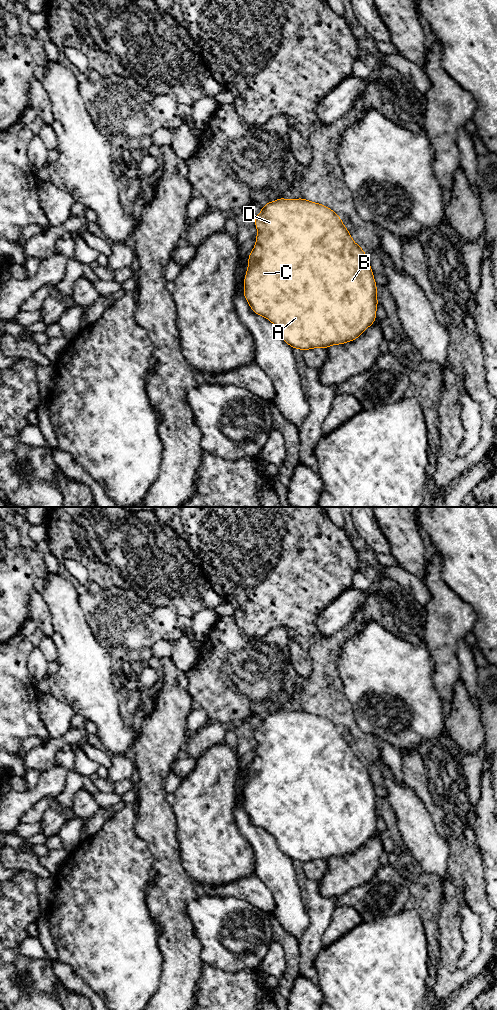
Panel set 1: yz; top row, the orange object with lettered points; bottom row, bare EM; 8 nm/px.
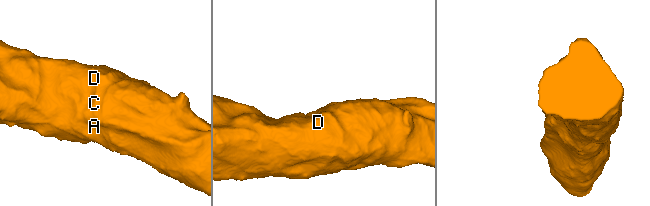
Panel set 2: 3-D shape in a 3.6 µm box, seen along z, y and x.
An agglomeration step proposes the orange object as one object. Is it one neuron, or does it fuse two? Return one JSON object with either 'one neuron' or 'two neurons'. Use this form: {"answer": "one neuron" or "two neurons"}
{"answer": "one neuron"}

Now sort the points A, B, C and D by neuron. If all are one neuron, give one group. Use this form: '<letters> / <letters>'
A B C D

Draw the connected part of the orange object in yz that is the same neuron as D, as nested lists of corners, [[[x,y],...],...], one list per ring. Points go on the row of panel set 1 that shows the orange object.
[[[281,197],[263,205],[254,224],[258,233],[248,257],[244,298],[255,314],[275,325],[285,343],[303,352],[314,348],[327,349],[356,340],[375,323],[378,298],[373,271],[367,254],[354,242],[340,215],[305,198],[288,200]]]

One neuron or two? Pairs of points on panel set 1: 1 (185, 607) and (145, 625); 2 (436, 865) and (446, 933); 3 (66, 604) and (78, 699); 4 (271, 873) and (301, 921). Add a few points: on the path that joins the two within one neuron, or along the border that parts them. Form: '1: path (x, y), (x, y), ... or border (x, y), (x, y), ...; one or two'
1: border (153, 607), (172, 606), (178, 615); two
2: border (450, 851), (448, 874); two
3: path (70, 628), (78, 648), (78, 675); one
4: path (283, 885), (287, 893), (290, 909); one

